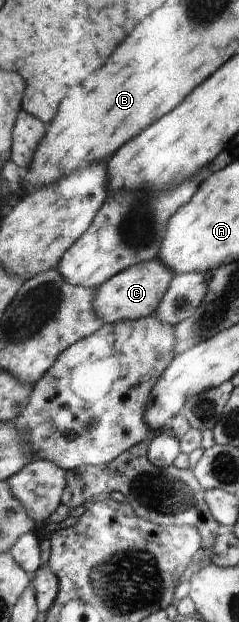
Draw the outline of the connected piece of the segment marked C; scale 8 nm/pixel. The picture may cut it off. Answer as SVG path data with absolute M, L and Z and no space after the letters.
M160 257L119 272L97 289L96 311L104 324L118 324L153 315L161 306L176 273Z

